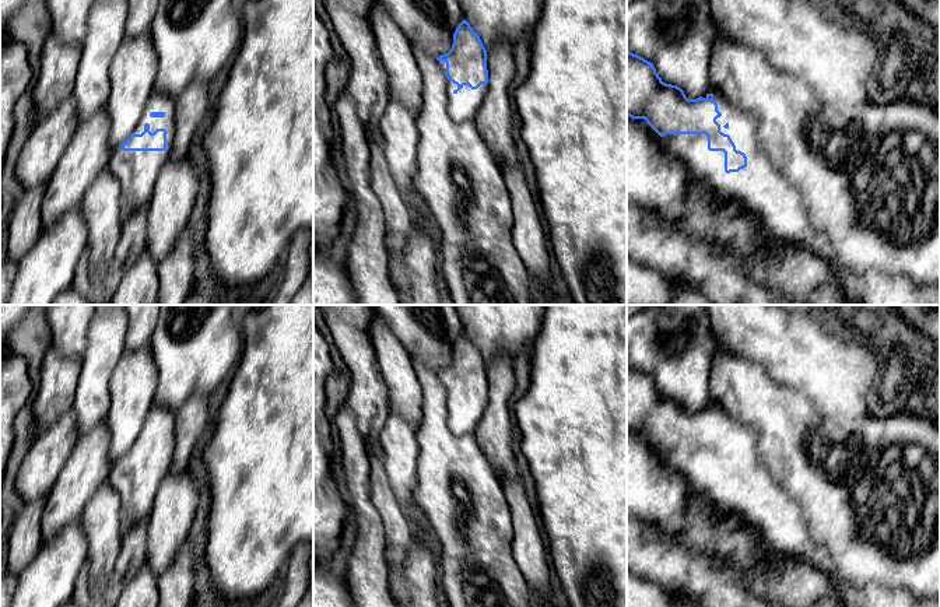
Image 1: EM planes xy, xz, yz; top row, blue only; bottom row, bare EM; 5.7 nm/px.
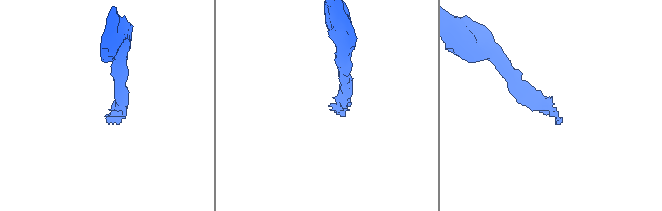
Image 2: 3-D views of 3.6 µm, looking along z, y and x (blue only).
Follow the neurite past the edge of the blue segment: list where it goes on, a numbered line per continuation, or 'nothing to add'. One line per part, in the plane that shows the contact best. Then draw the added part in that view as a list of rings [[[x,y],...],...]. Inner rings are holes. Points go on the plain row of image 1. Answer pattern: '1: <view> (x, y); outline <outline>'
1: yz (760, 500); outline [[[718,407],[713,408],[713,413],[718,417],[718,424],[722,427],[716,432],[720,438],[720,445],[729,448],[736,463],[746,467],[747,480],[739,485],[726,487],[725,466],[709,464],[706,448],[663,449],[669,455],[671,466],[687,477],[691,491],[704,494],[722,513],[740,513],[748,524],[761,533],[774,554],[779,552],[809,562],[814,569],[825,573],[845,607],[940,607],[940,599],[916,600],[905,590],[891,592],[874,585],[859,589],[843,580],[835,571],[827,548],[813,540],[800,505],[786,495],[764,466],[760,457],[760,443],[755,431],[732,420]]]

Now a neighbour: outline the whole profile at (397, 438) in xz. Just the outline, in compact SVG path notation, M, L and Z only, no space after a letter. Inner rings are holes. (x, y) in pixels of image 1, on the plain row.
M390 413L380 432L385 456L385 470L397 502L404 508L413 524L413 490L417 483L417 424L410 424L400 415Z

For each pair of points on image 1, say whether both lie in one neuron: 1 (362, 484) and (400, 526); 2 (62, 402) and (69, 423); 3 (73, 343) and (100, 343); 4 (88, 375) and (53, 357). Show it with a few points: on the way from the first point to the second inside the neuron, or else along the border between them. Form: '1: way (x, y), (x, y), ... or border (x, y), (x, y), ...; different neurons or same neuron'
1: border (369, 458), (369, 498), (382, 522); different neurons
2: border (72, 409), (39, 432); different neurons
3: border (91, 319), (87, 327), (86, 348), (80, 360); different neurons
4: border (80, 360), (80, 375), (73, 402); different neurons

